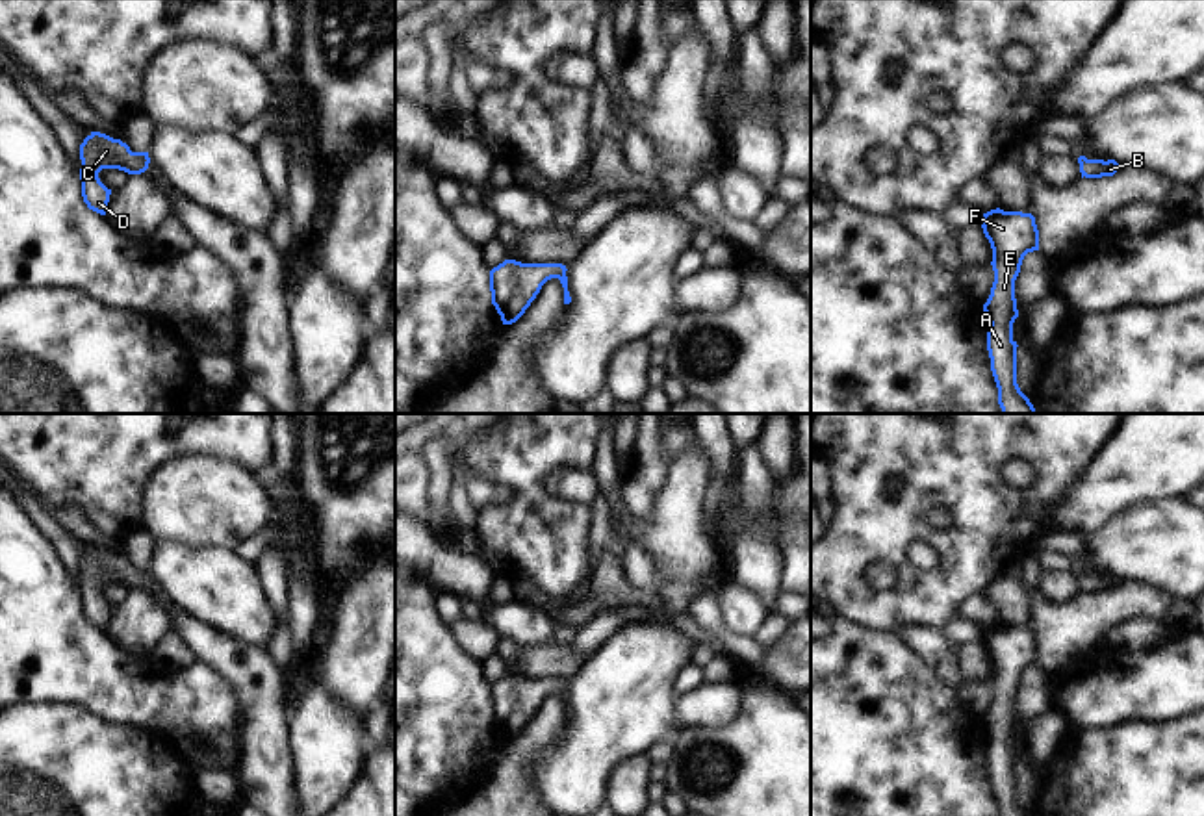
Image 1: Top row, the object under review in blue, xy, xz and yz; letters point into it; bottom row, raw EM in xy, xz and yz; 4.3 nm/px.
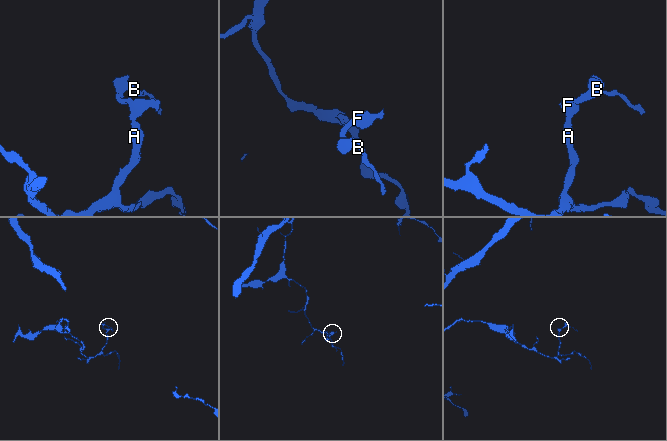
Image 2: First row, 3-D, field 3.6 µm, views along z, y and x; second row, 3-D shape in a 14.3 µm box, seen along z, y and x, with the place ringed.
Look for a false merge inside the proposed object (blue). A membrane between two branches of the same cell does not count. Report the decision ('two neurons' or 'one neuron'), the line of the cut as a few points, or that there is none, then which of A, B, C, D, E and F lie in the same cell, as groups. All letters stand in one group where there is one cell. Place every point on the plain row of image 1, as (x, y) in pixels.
one neuron; cut none; groups A B C D E F

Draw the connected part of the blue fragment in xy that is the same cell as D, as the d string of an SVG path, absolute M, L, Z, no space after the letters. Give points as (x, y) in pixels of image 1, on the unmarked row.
M91 547L80 560L80 595L82 612L89 625L106 631L111 605L108 605L98 588L102 584L119 584L128 590L141 590L148 584L148 567L132 567L126 558L100 547Z

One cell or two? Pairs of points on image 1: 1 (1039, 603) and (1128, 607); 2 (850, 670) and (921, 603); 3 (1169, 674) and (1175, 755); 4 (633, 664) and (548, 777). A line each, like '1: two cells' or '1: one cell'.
1: one cell
2: two cells
3: two cells
4: one cell

